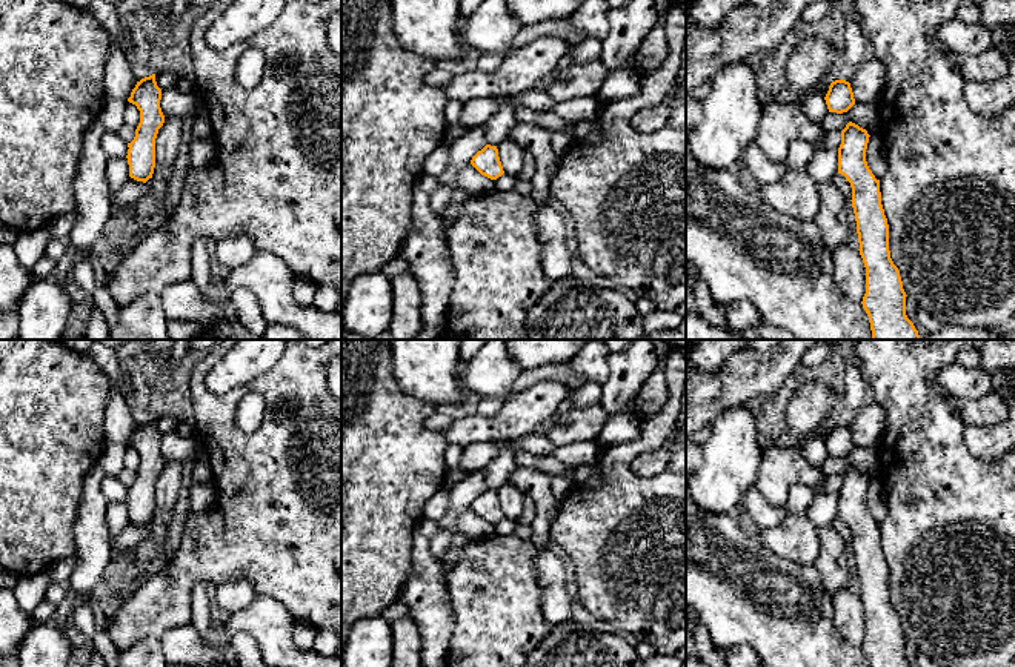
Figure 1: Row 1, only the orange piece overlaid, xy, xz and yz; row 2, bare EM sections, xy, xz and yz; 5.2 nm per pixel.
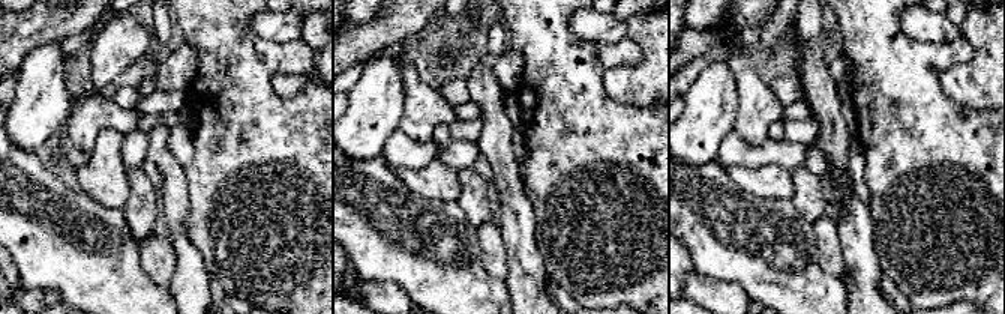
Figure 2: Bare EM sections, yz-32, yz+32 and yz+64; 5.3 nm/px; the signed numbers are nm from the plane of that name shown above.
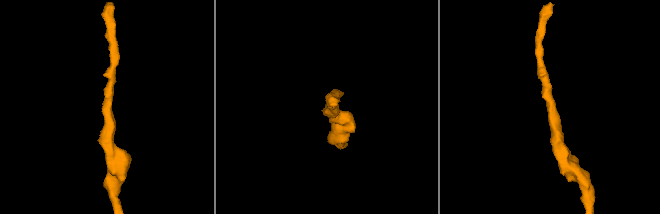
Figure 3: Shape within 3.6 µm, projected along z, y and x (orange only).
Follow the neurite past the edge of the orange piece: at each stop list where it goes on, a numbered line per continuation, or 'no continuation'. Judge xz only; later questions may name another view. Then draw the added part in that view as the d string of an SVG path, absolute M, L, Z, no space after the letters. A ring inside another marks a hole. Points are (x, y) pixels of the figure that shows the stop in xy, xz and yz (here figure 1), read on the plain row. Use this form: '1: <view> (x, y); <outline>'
no continuation

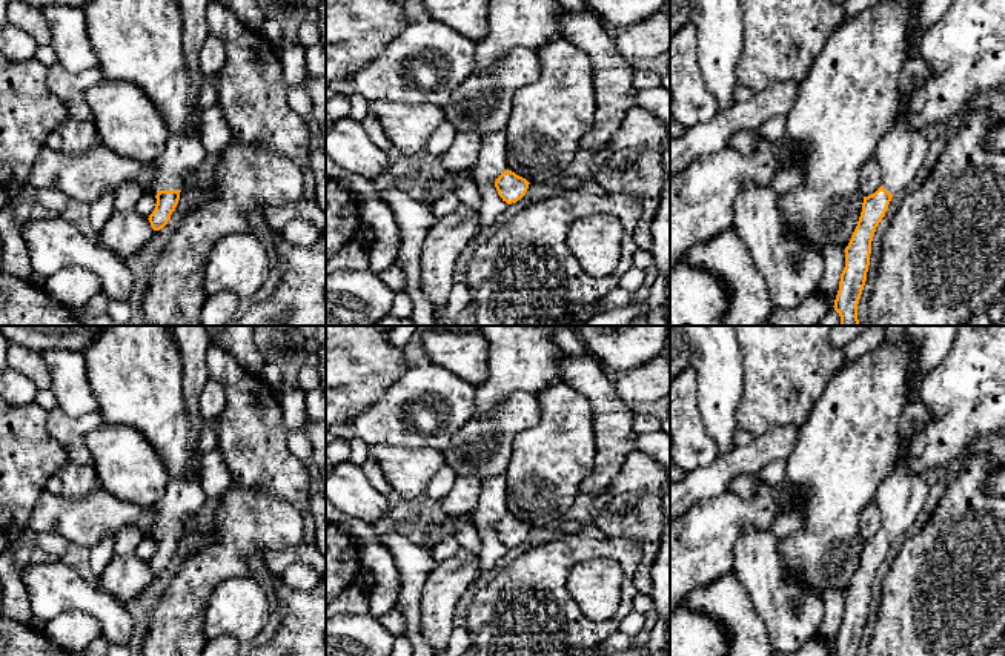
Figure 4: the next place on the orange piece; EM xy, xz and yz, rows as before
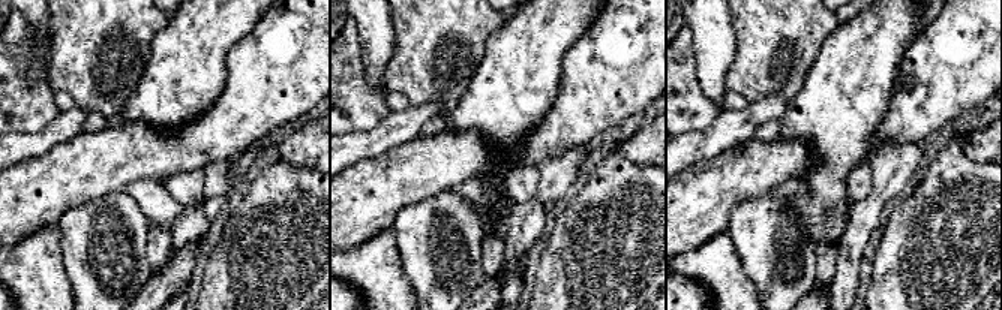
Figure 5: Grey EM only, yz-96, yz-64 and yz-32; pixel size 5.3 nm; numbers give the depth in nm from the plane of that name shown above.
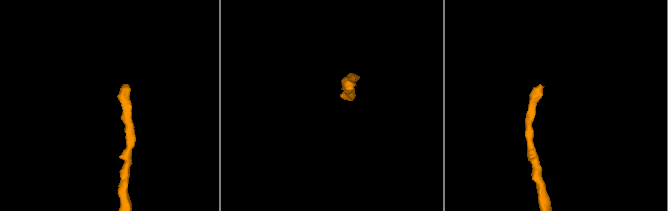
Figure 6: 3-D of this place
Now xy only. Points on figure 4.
1: xy (183, 496); M169 478L163 498L152 507L155 512L152 538L157 539L160 535L181 535L183 518L197 513L206 499L207 496L200 481L194 478Z

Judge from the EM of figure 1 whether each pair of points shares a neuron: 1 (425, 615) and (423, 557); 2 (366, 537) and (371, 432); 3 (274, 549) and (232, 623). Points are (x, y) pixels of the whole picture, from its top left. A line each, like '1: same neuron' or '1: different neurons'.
1: same neuron
2: same neuron
3: different neurons

